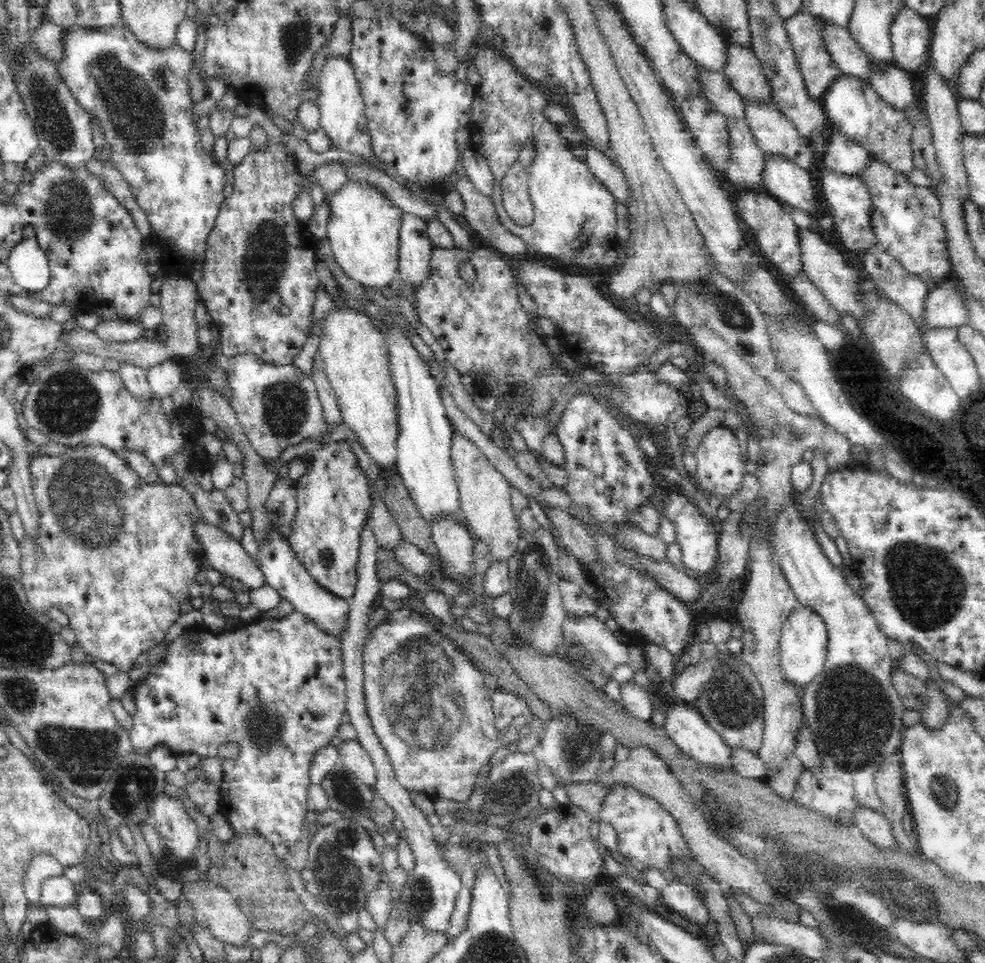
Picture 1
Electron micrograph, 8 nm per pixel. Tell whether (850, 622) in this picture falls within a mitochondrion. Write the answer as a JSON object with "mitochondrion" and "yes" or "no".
{"mitochondrion":"no"}

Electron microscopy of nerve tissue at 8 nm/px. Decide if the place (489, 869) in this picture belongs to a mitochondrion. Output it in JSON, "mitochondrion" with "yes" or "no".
{"mitochondrion":"no"}

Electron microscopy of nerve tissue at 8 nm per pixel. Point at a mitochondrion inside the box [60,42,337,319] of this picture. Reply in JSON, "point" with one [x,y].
{"point":[136,117]}

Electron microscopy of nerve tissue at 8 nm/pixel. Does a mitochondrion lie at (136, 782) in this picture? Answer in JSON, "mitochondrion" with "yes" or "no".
{"mitochondrion":"yes"}

